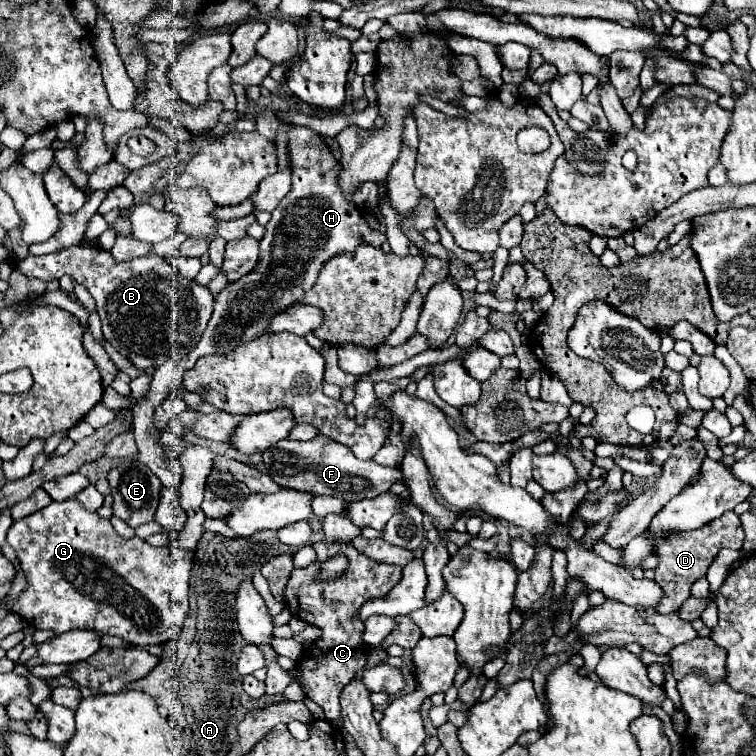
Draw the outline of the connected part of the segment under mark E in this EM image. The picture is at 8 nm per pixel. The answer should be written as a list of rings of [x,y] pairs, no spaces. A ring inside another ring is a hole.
[[[125,461],[125,463],[111,469],[109,485],[111,485],[111,495],[115,499],[113,513],[119,519],[123,519],[131,527],[139,527],[143,523],[153,521],[153,515],[161,503],[163,483],[161,483],[161,479],[157,479],[157,475],[153,475],[149,471],[149,467],[145,467],[143,463],[137,463],[137,461]]]

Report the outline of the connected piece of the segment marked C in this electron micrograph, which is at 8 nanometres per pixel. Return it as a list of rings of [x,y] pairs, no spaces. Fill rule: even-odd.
[[[317,541],[313,543],[313,547],[317,549],[319,561],[305,569],[293,569],[285,589],[285,601],[293,617],[299,617],[305,623],[317,625],[321,629],[321,637],[313,643],[313,649],[319,649],[319,651],[305,651],[297,667],[303,675],[305,695],[323,707],[327,721],[343,729],[339,687],[341,683],[349,683],[349,679],[355,677],[355,673],[365,665],[365,655],[367,655],[367,645],[361,641],[361,631],[365,625],[359,619],[353,619],[353,611],[359,609],[361,603],[369,599],[387,595],[395,587],[397,579],[401,579],[401,567],[373,563],[369,557],[365,557],[351,545],[341,547],[341,543]],[[331,553],[345,553],[349,559],[349,567],[339,579],[323,581],[321,577],[317,577],[317,571],[319,571],[319,565],[331,557]]]

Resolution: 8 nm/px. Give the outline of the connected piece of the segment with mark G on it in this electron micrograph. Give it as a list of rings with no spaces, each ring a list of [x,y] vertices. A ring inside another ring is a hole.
[[[69,499],[69,501],[61,501],[61,503],[53,501],[53,503],[49,503],[49,507],[33,513],[33,515],[21,519],[21,521],[15,521],[9,527],[9,531],[7,531],[7,543],[15,549],[17,557],[21,559],[21,567],[23,567],[23,571],[27,575],[27,589],[11,605],[11,611],[19,613],[21,617],[25,617],[33,627],[37,627],[37,629],[51,629],[55,635],[67,633],[71,629],[97,631],[99,635],[115,635],[115,637],[121,637],[123,641],[127,641],[129,645],[139,645],[139,647],[149,647],[149,645],[171,641],[171,639],[175,639],[183,631],[183,621],[187,617],[187,605],[181,603],[179,599],[187,599],[187,591],[189,591],[189,575],[191,575],[191,569],[193,569],[193,563],[195,563],[195,553],[191,549],[177,549],[177,551],[173,551],[169,545],[153,547],[153,545],[149,545],[141,537],[121,539],[115,533],[115,529],[113,529],[113,525],[111,525],[109,519],[99,517],[97,511],[83,509],[83,505],[77,499]]]

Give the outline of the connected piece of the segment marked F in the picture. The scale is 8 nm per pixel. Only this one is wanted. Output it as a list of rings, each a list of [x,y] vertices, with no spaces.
[[[317,435],[315,439],[309,439],[309,441],[293,441],[293,439],[281,439],[281,443],[275,443],[273,447],[265,449],[263,451],[263,463],[271,475],[271,479],[275,483],[279,483],[281,487],[285,489],[297,489],[297,491],[307,491],[311,495],[329,495],[329,497],[335,497],[339,495],[339,499],[345,499],[345,501],[361,501],[361,499],[371,499],[371,497],[377,497],[385,491],[389,491],[389,487],[395,483],[395,481],[403,481],[403,475],[401,471],[397,469],[391,469],[391,467],[381,467],[377,465],[373,459],[369,461],[363,461],[363,459],[357,459],[353,455],[353,451],[349,451],[349,447],[325,437],[325,435]]]

